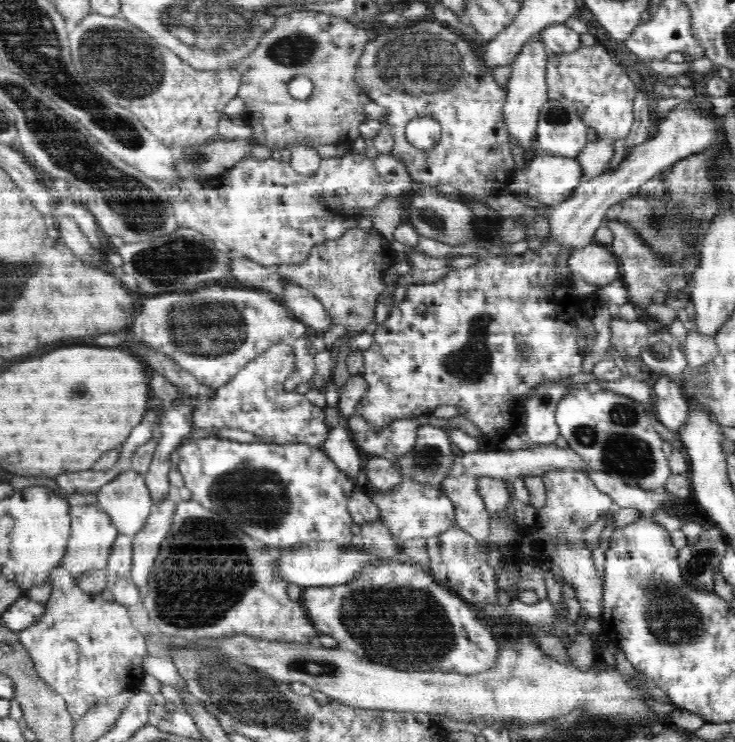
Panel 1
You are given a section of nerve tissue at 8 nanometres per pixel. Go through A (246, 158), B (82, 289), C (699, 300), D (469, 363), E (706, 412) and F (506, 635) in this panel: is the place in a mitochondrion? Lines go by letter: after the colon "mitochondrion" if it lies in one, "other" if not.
A: other
B: other
C: other
D: mitochondrion
E: other
F: other

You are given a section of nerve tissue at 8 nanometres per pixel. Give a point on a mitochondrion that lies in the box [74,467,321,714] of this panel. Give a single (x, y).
(194, 587)

